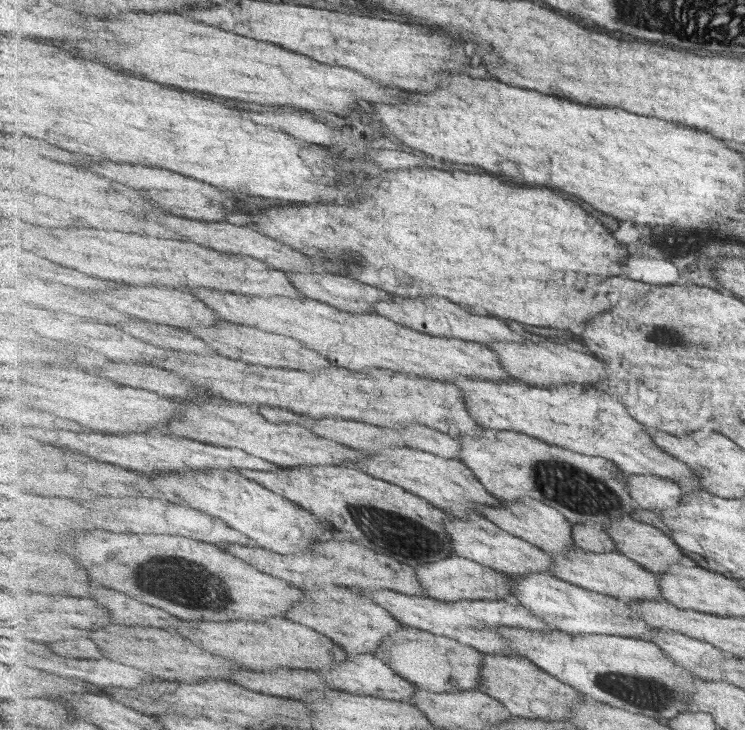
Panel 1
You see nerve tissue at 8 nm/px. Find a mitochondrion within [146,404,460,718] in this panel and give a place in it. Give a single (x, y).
(403, 537)

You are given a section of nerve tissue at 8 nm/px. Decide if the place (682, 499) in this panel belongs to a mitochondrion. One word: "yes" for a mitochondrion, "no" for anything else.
no

